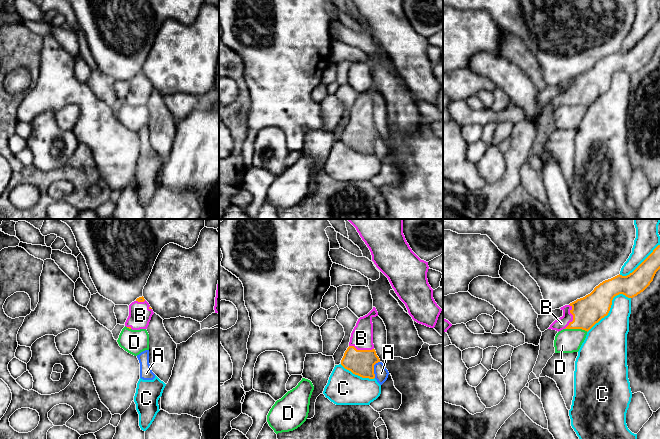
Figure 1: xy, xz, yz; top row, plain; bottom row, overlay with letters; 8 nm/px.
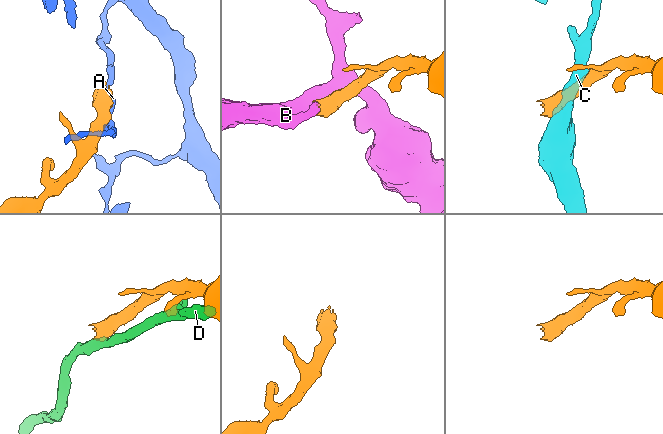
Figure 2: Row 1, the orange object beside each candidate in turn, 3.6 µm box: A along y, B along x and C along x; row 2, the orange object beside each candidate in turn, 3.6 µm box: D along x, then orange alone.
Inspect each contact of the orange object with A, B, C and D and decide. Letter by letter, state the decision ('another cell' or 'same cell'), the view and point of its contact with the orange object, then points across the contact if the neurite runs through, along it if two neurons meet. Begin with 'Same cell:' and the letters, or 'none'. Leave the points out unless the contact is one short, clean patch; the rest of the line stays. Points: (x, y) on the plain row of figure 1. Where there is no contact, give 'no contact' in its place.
Same cell: B
A: another cell; meets orange in xz at (373, 145)
B: same cell; meets orange in yz at (573, 92); runs through yz (587, 87), (573, 92), (568, 97), (561, 99)
C: another cell; meets orange in yz at (610, 83)
D: another cell; meets orange in yz at (576, 104)

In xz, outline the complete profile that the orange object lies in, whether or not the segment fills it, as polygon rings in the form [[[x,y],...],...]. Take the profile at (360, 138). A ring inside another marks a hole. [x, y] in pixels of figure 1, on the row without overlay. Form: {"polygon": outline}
{"polygon": [[[375,83],[360,93],[354,103],[349,123],[344,129],[341,141],[362,154],[374,155],[374,141],[380,138],[373,120],[372,94],[378,92]]]}

